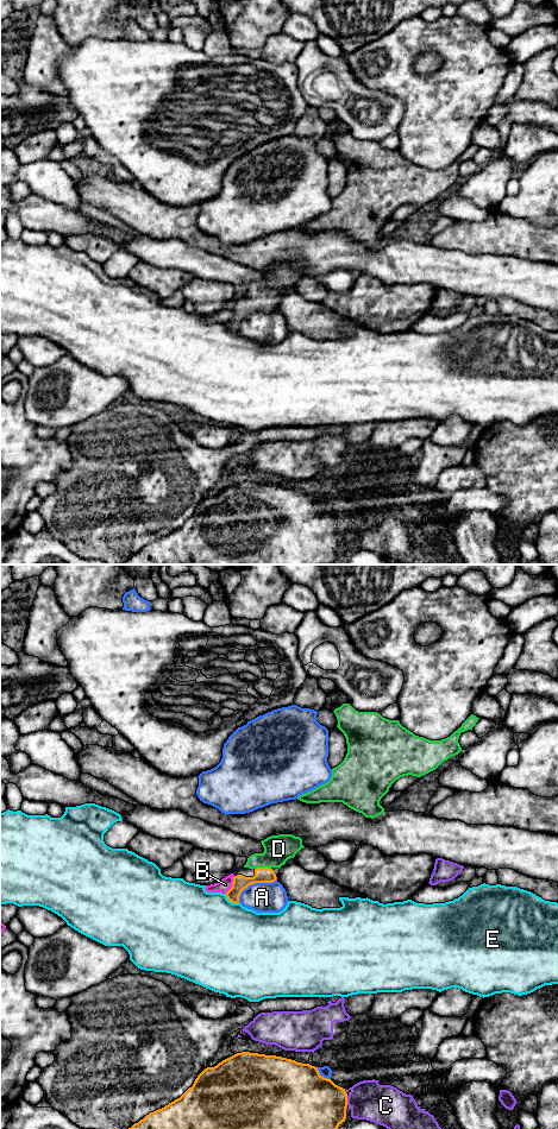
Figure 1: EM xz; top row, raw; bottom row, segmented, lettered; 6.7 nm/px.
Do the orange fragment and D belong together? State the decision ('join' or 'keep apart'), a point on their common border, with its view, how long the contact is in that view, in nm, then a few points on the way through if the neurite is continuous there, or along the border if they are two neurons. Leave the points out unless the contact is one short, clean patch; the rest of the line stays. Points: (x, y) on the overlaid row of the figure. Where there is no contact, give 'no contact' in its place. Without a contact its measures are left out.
join | xz (262, 868) | 110 nm | across xz (262, 875), (262, 868), (278, 849)

